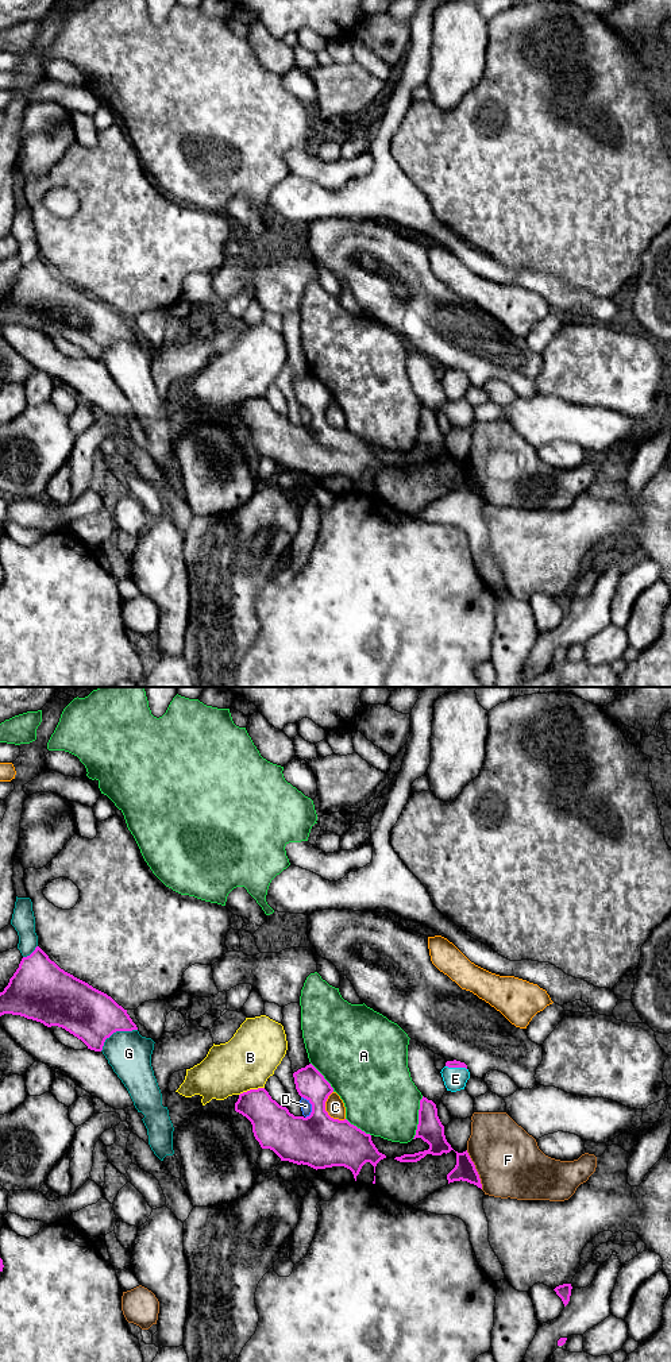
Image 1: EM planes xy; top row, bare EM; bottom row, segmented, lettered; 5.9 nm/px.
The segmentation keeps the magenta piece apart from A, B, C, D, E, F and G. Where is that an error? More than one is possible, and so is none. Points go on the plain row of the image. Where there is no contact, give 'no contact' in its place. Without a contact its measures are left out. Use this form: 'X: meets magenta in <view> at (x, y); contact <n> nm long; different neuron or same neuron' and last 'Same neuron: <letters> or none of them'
A: meets magenta in xy at (419, 427); contact 260 nm long; different neuron
B: meets magenta in xy at (251, 398); contact 160 nm long; different neuron
C: meets magenta in xy at (324, 419); contact 200 nm long; different neuron
D: meets magenta in xy at (312, 416); contact 140 nm long; different neuron
E: meets magenta in xy at (457, 375); contact 130 nm long; same neuron
F: meets magenta in xy at (475, 478); contact 260 nm long; different neuron
G: meets magenta in xy at (115, 340); contact 260 nm long; different neuron
Same neuron: E

